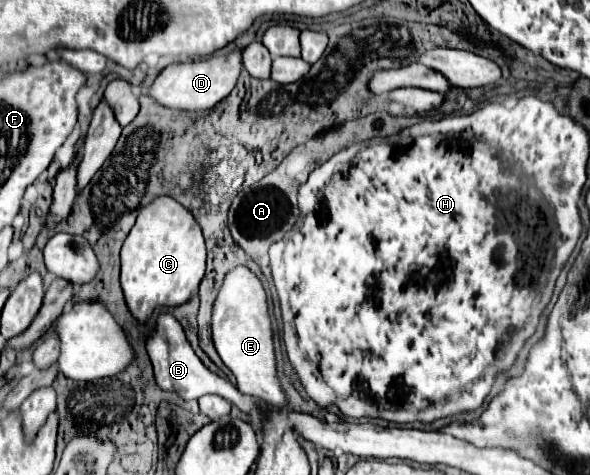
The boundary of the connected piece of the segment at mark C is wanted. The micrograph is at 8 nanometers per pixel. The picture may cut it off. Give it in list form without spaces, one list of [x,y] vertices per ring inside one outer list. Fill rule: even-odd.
[[[157,197],[137,215],[121,249],[121,285],[137,321],[151,317],[155,307],[181,305],[205,275],[205,239],[195,217],[173,197]]]

